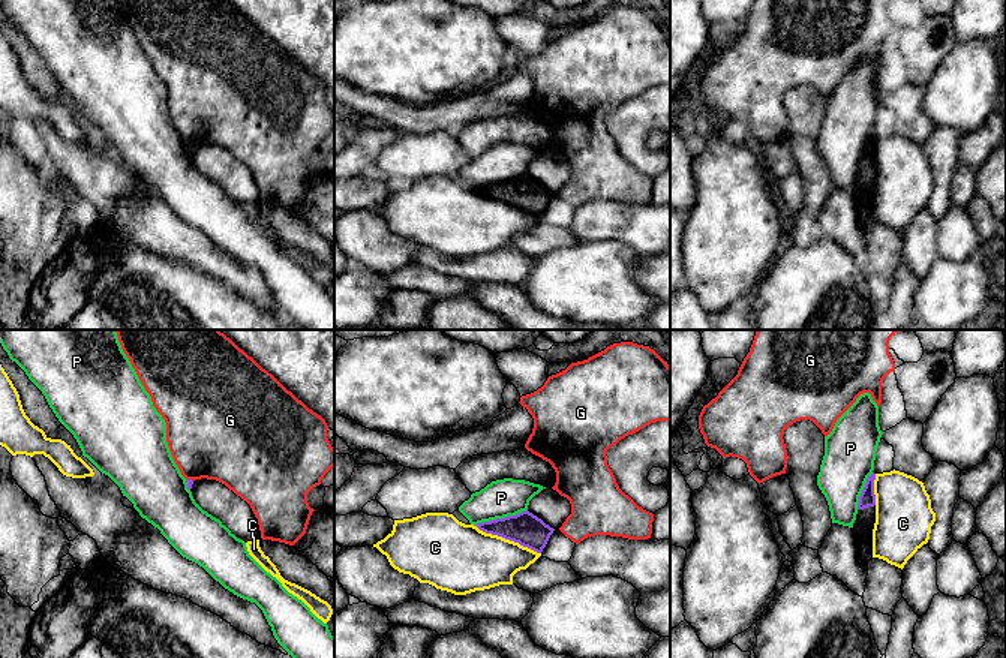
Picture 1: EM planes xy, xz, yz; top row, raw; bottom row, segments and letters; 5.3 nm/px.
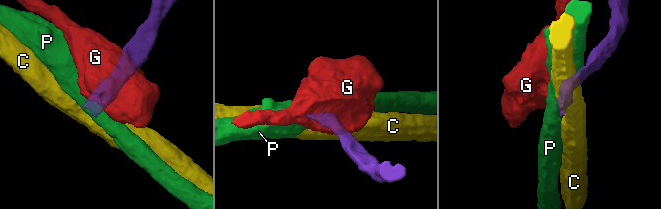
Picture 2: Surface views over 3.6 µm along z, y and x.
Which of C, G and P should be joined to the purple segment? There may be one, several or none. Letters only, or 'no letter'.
no letter

